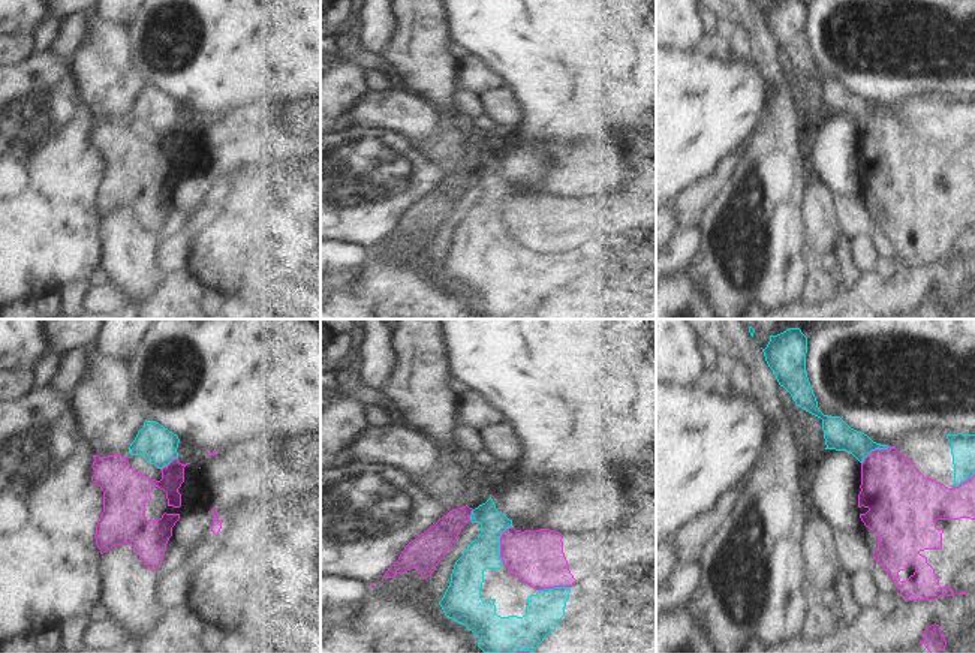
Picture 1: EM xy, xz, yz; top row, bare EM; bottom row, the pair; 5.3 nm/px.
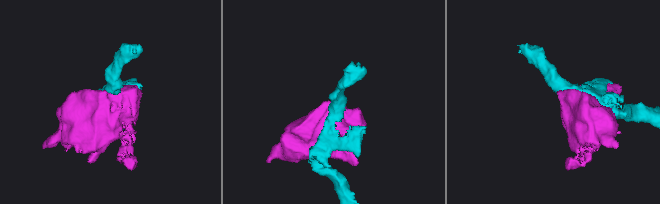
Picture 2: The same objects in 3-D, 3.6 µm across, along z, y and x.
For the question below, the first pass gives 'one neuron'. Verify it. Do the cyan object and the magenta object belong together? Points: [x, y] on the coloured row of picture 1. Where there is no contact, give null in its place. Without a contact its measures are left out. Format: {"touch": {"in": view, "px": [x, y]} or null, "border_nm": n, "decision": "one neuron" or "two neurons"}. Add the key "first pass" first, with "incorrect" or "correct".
{"first pass": "incorrect", "touch": {"in": "xz", "px": [499, 542]}, "border_nm": 200, "decision": "two neurons"}

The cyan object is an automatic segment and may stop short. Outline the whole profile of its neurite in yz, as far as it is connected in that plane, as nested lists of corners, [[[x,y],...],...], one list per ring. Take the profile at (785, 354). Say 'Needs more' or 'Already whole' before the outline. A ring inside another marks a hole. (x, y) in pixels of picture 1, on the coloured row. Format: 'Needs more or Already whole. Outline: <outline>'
Already whole. Outline: [[[800,328],[770,335],[762,352],[779,385],[791,394],[795,404],[822,419],[825,449],[846,451],[863,463],[872,451],[890,448],[851,428],[840,416],[827,416],[819,410],[806,371],[807,337]]]

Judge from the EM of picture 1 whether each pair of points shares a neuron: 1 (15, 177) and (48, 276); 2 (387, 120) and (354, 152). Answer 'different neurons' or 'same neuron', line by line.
1: same neuron
2: different neurons

